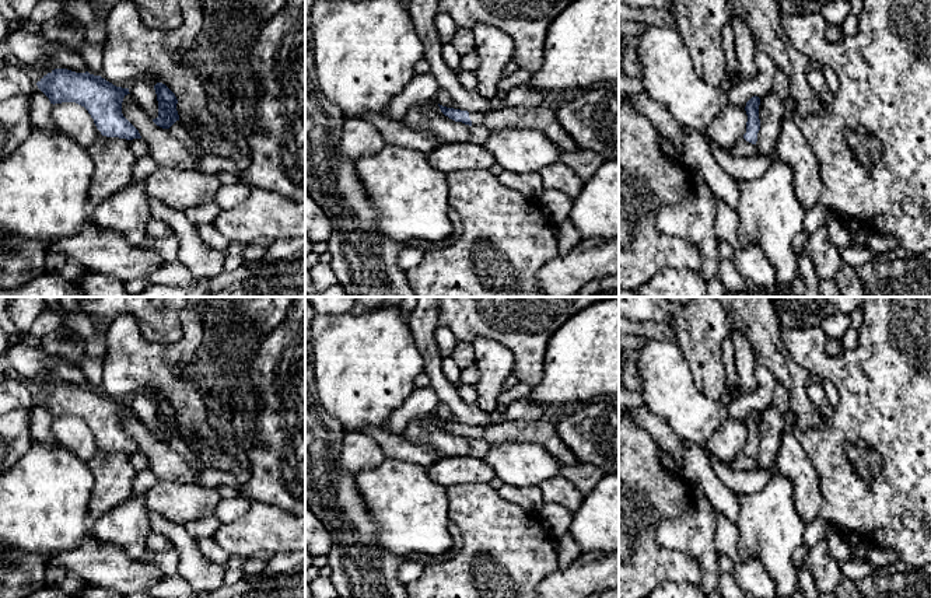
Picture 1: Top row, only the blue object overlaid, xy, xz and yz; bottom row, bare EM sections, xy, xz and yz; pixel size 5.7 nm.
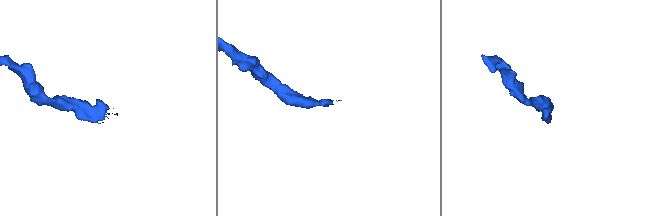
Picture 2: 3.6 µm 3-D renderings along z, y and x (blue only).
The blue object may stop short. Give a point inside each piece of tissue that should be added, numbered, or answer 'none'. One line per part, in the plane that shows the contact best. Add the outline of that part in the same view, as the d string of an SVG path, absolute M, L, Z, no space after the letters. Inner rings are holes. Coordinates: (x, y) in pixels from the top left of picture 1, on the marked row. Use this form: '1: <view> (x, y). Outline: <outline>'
1: xz (542, 118). Outline: M507 106L489 113L469 113L472 125L480 125L491 132L511 129L531 129L542 132L561 153L578 148L575 140L567 134L556 116L556 106Z

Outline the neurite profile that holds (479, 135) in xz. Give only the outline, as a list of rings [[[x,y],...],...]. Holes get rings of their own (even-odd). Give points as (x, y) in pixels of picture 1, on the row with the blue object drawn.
[[[472,125],[469,127],[469,134],[472,143],[483,146],[489,140],[491,130],[480,125]]]

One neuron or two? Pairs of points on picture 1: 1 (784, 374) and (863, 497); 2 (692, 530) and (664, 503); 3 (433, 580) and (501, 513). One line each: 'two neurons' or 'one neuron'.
1: two neurons
2: two neurons
3: one neuron

